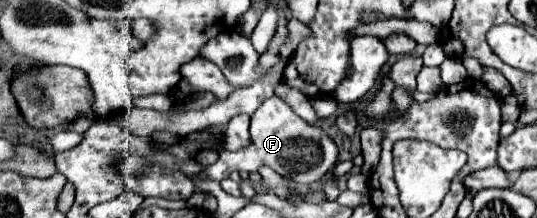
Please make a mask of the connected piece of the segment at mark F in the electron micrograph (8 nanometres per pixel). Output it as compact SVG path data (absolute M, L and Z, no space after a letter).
M274 94L252 116L250 144L236 152L228 152L228 150L220 152L216 164L208 166L204 174L200 174L198 178L212 178L220 182L228 178L234 170L258 172L260 166L270 166L280 176L290 176L294 184L308 186L318 182L326 174L330 174L336 160L338 160L338 146L334 144L334 140L322 128L302 120L280 96Z

